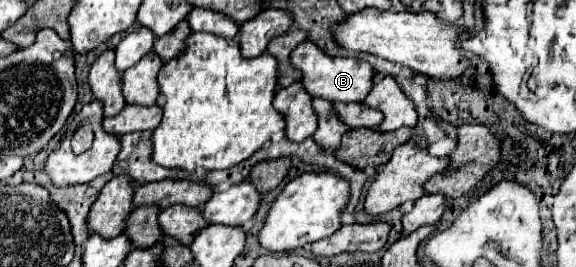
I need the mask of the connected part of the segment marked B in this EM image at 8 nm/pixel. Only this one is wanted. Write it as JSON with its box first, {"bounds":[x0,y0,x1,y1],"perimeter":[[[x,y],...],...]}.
{"bounds":[291,40,373,102],"perimeter":[[[305,40],[293,50],[291,64],[303,72],[303,84],[313,98],[325,98],[331,102],[363,102],[373,88],[373,66],[359,58],[335,58],[317,48],[315,42]]]}

